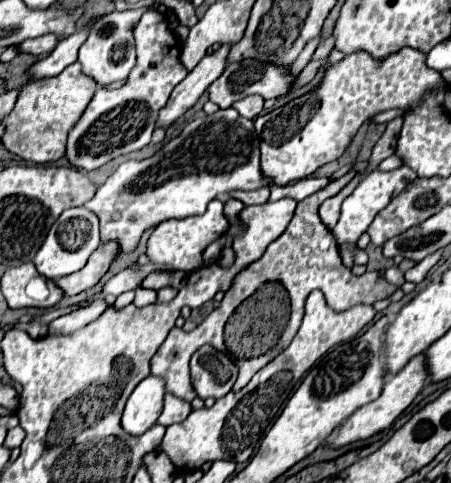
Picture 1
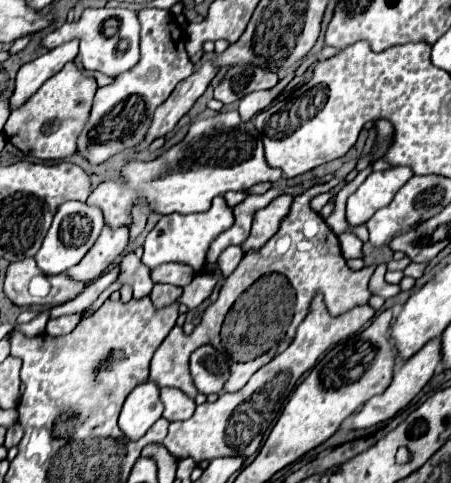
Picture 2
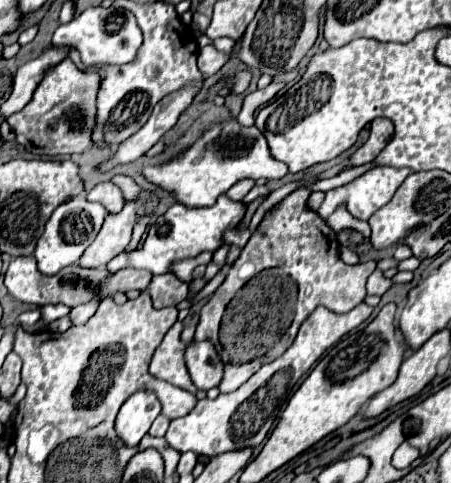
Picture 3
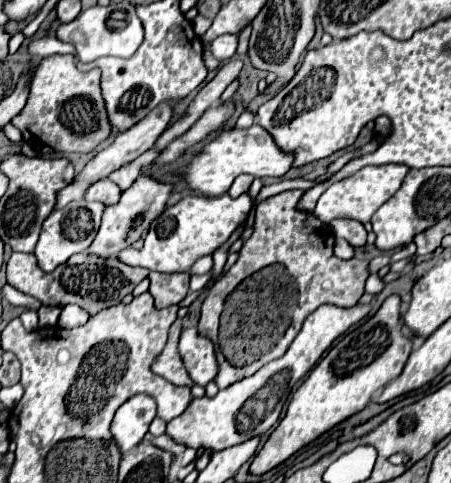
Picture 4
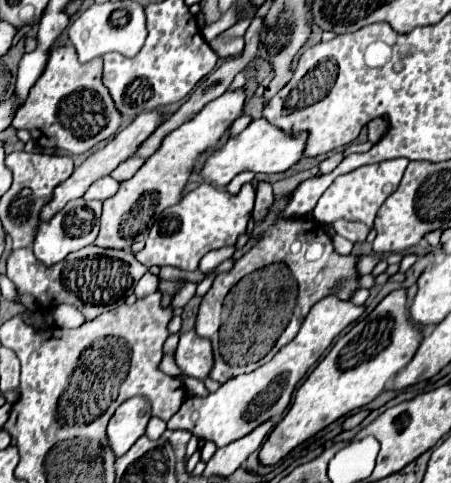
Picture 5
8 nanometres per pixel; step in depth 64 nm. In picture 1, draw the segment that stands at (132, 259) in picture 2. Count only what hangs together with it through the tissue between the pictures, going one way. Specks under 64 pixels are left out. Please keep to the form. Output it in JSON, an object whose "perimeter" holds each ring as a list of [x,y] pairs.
{"perimeter":[[[138,286],[136,288],[136,298],[134,298],[134,304],[140,308],[140,306],[146,306],[146,304],[154,304],[156,302],[156,291],[150,290],[150,288],[144,288],[144,286]]]}

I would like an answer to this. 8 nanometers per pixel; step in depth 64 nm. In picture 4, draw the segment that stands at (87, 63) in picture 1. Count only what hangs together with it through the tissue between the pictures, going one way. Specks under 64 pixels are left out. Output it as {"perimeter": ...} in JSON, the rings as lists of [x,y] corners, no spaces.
{"perimeter":[[[110,2],[108,6],[92,6],[84,12],[80,12],[78,18],[74,18],[68,24],[62,24],[60,30],[56,32],[56,36],[64,42],[74,44],[76,56],[80,62],[92,62],[102,56],[120,56],[120,58],[132,56],[144,40],[144,28],[136,14],[134,4]]]}

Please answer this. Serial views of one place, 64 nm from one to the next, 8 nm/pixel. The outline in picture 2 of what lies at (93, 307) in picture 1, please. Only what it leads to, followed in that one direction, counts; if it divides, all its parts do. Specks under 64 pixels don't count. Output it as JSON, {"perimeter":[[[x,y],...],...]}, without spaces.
{"perimeter":[[[83,312],[50,319],[46,325],[45,333],[49,336],[69,334],[81,321]]]}

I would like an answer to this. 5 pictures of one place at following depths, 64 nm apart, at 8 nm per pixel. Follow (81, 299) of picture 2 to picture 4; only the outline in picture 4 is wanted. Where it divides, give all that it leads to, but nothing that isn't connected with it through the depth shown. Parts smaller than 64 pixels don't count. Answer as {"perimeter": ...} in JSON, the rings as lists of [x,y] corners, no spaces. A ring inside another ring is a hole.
{"perimeter":[[[244,192],[238,198],[222,196],[204,196],[204,194],[188,194],[174,206],[166,208],[150,226],[144,246],[138,252],[126,248],[118,254],[118,258],[132,266],[144,266],[148,270],[158,272],[190,272],[194,262],[206,254],[216,252],[224,246],[230,236],[246,222],[252,210],[252,198]],[[44,306],[38,309],[38,328],[54,327],[63,306]]]}

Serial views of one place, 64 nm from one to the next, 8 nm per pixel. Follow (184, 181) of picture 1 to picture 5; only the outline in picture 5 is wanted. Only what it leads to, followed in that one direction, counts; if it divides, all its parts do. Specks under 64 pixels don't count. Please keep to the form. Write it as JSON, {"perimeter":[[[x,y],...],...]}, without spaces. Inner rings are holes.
{"perimeter":[[[258,118],[252,120],[248,124],[248,128],[244,132],[240,132],[236,138],[228,138],[226,144],[222,148],[218,148],[204,164],[202,174],[206,182],[216,184],[218,188],[224,188],[238,172],[244,170],[252,170],[252,172],[266,172],[266,174],[274,174],[274,172],[284,172],[290,166],[294,166],[302,154],[304,154],[304,146],[308,140],[308,132],[286,132],[276,124],[270,124],[266,118]],[[102,176],[100,180],[96,180],[84,194],[86,200],[106,200],[108,196],[114,196],[116,194],[116,180],[112,176]]]}

